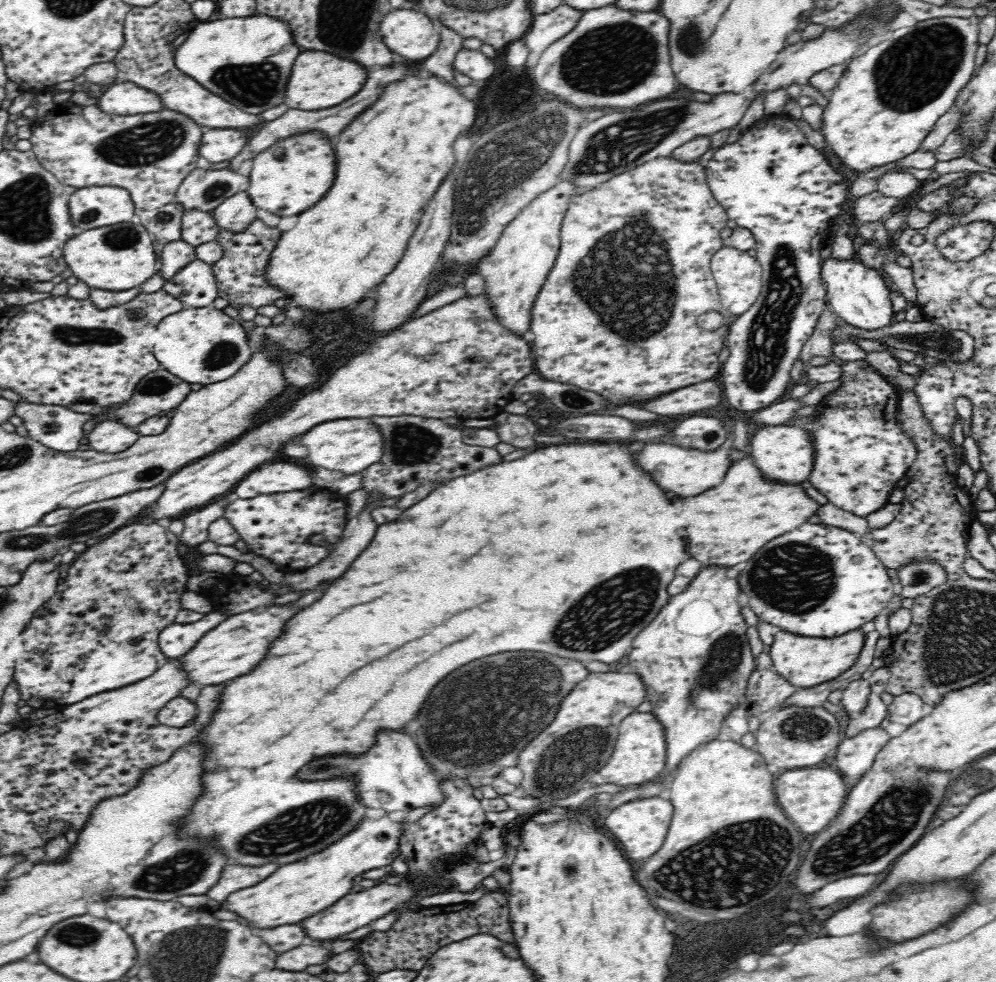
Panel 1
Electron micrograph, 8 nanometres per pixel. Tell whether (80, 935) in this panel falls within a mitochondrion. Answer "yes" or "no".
yes

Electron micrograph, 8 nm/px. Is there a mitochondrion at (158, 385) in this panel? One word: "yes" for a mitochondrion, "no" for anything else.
yes

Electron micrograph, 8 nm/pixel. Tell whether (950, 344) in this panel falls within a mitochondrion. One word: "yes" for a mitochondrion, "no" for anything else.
yes

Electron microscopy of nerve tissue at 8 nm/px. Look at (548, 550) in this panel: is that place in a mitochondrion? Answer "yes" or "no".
no

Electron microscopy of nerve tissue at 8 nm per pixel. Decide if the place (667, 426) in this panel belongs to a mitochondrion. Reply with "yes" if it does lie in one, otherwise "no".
no

